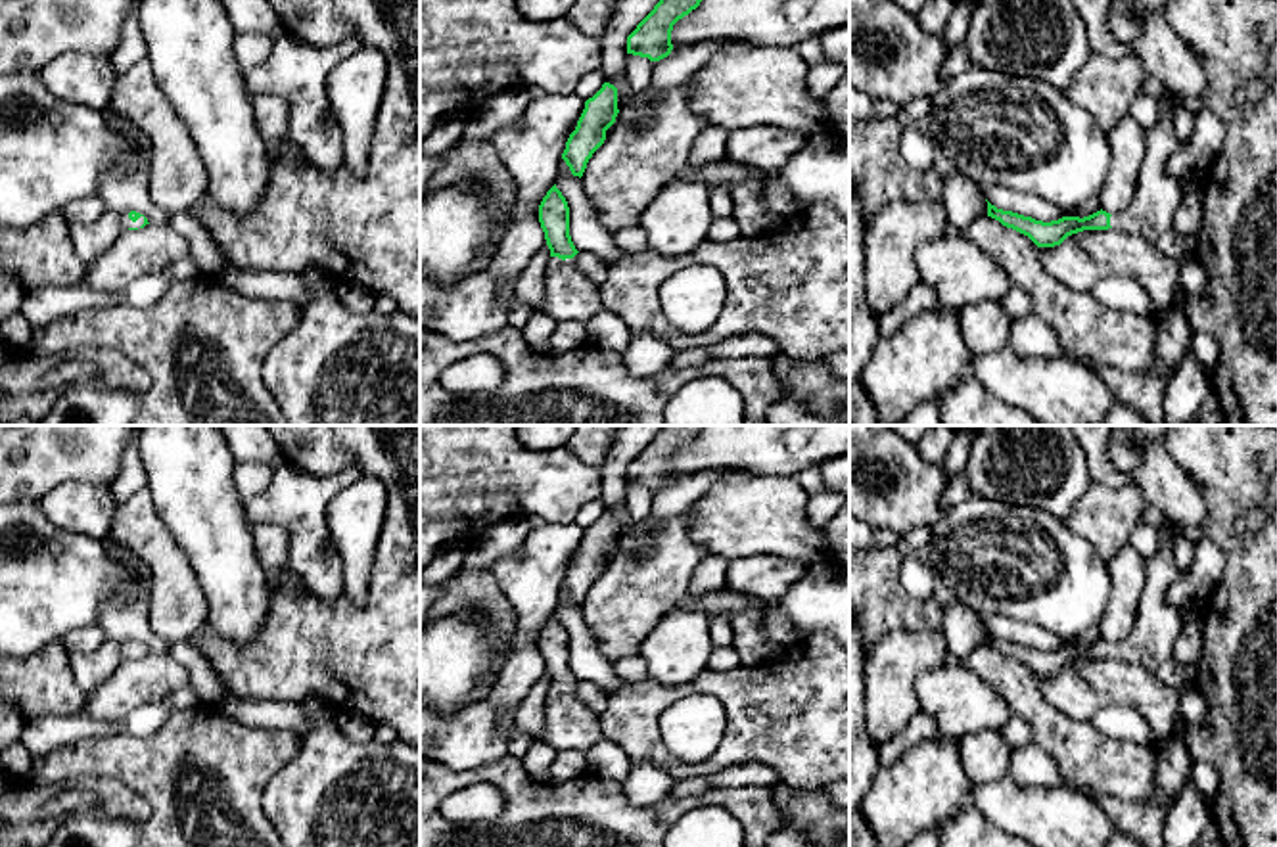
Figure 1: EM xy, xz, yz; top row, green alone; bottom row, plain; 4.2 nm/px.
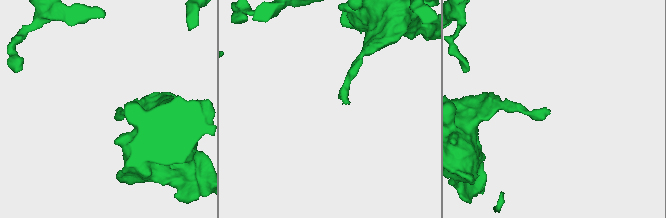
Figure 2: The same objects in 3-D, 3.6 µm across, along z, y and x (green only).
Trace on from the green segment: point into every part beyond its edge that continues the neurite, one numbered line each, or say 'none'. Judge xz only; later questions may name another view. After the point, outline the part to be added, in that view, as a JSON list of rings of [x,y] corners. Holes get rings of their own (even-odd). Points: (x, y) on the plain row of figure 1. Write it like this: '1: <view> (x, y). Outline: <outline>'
1: xz (570, 725). Outline: [[[550,686],[545,703],[543,740],[558,751],[589,751],[604,738],[600,715],[573,696],[573,688]]]

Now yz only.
1: yz (1151, 640). Outline: [[[1170,525],[1158,531],[1158,550],[1147,560],[1147,583],[1133,629],[1122,642],[1110,646],[1112,657],[1137,663],[1150,673],[1173,657],[1175,640],[1187,625],[1185,609],[1168,604],[1168,586],[1181,575],[1173,560],[1177,535]]]

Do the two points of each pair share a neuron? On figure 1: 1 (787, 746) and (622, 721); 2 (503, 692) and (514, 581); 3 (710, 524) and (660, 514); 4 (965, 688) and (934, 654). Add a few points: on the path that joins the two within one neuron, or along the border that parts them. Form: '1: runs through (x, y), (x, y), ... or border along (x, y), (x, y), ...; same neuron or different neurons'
1: runs through (746, 746), (704, 769), (679, 769), (662, 757); same neuron
2: runs through (524, 665), (526, 608); same neuron
3: border along (723, 478), (718, 478), (689, 506); different neurons
4: border along (944, 663), (927, 669), (915, 681), (919, 702); different neurons

